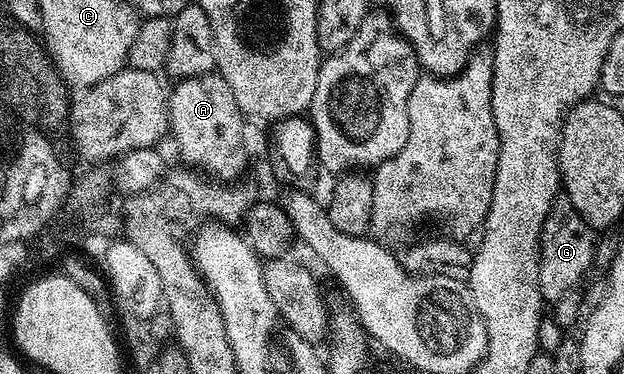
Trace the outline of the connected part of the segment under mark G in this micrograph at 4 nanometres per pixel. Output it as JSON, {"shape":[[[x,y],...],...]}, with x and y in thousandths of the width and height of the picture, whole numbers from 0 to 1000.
{"shape":[[[899,519],[888,535],[883,561],[867,607],[867,719],[864,722],[864,765],[869,805],[894,802],[902,786],[920,778],[925,757],[952,714],[950,668],[954,620],[944,596],[921,561],[910,524]]]}

